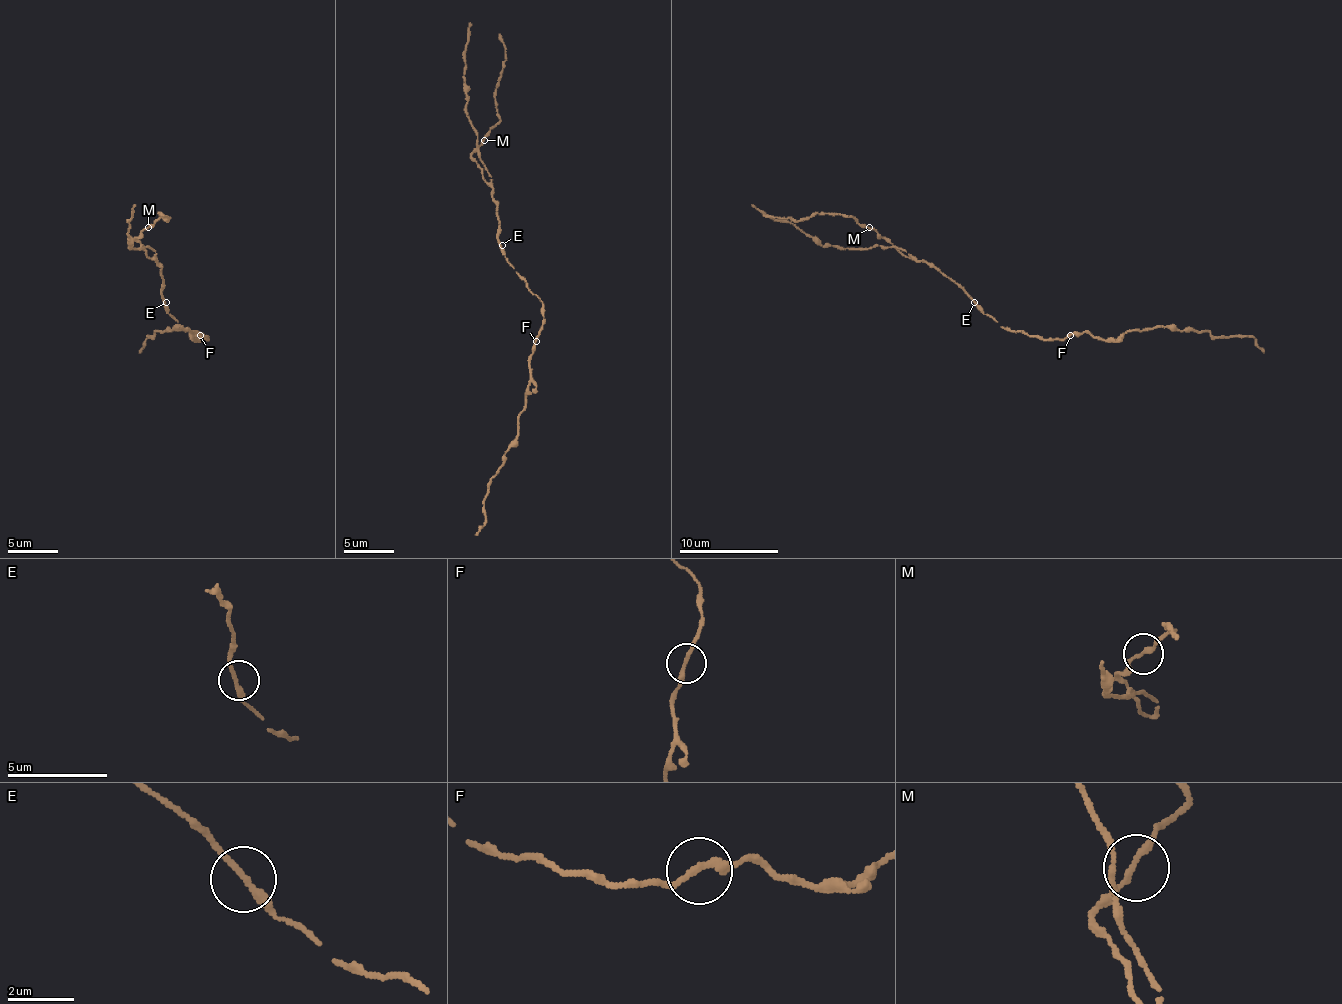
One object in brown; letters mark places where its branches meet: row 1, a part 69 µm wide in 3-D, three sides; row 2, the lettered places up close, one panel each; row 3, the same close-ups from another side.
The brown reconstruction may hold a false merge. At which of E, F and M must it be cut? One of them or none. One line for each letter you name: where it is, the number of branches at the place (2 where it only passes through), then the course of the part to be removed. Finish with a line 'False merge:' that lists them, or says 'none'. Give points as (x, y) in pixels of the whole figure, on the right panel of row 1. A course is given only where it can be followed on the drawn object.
False merge: none

